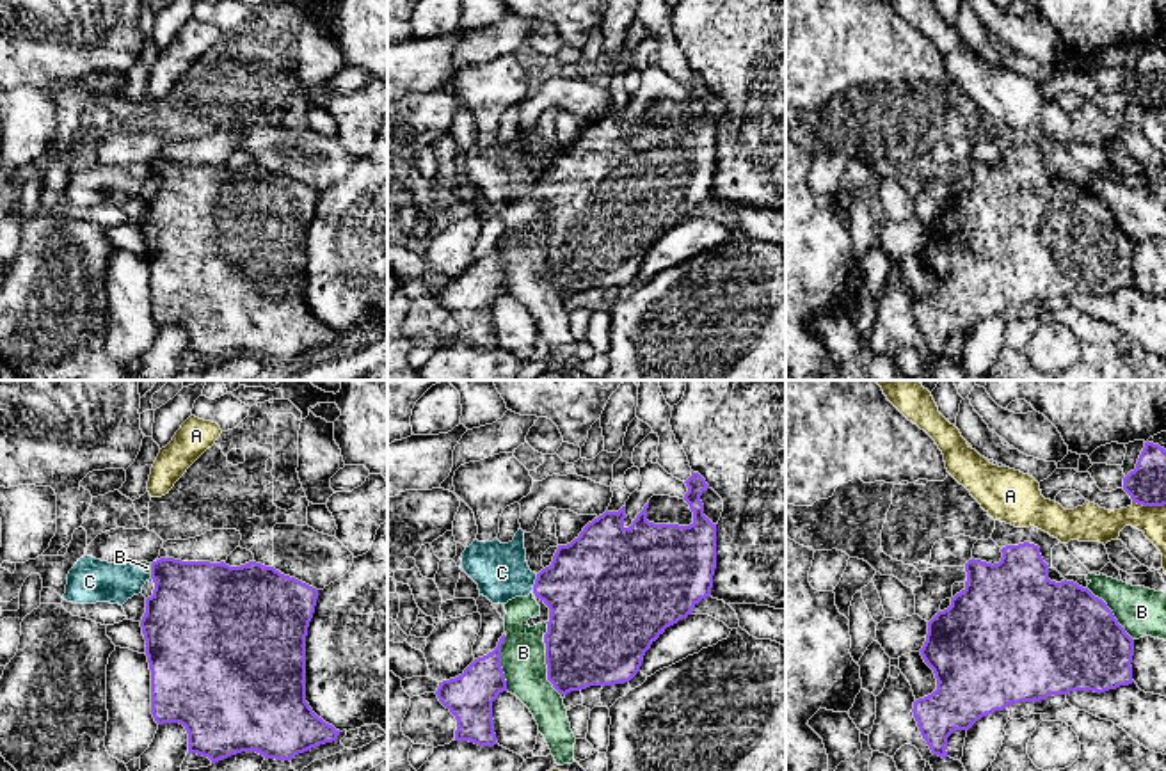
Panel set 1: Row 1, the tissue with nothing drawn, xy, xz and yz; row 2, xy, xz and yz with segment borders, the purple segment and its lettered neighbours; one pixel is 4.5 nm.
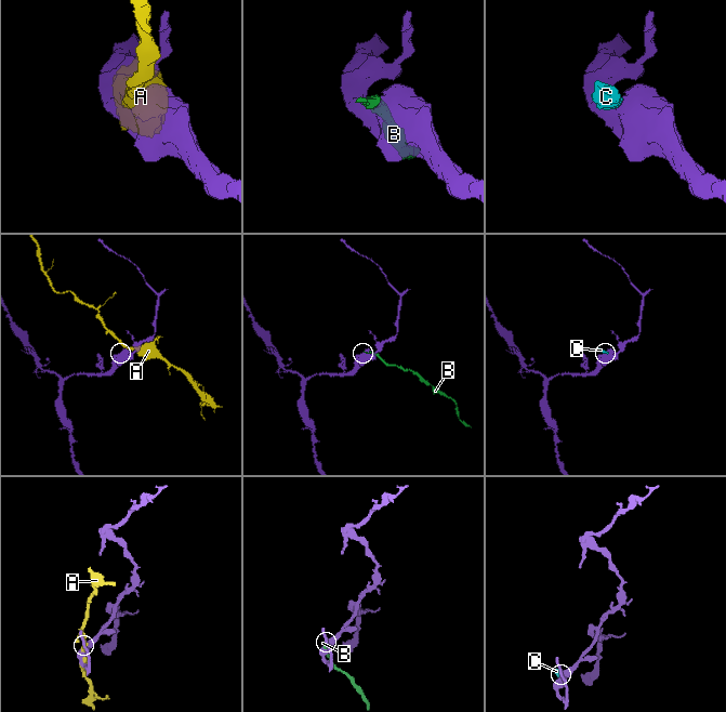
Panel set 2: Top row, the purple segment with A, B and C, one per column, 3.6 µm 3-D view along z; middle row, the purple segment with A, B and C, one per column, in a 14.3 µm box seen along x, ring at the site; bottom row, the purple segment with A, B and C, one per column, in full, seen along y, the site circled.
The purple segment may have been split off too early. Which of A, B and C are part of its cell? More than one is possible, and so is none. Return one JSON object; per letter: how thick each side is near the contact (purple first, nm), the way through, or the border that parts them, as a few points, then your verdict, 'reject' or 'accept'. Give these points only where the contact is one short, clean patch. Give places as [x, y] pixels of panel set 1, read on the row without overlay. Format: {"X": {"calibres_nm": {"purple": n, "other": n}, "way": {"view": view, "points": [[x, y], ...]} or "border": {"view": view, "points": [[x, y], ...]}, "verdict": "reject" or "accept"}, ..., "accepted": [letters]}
{"A": {"calibres_nm": {"purple": 180, "other": 160}, "verdict": "reject"}, "B": {"calibres_nm": {"purple": 440, "other": 200}, "verdict": "reject"}, "C": {"calibres_nm": {"purple": 420, "other": 240}, "border": {"view": "xz", "points": [[537, 176], [532, 190]]}, "verdict": "reject"}, "accepted": []}

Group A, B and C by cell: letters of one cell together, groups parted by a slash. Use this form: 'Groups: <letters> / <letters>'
Groups: A / B C

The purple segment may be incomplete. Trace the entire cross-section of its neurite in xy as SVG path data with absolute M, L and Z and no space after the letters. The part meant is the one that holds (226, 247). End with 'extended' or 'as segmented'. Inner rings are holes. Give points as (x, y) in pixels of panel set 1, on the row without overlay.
M160 160L151 165L151 181L155 192L146 201L140 222L151 272L151 316L158 327L185 329L188 355L208 359L212 366L242 354L292 362L338 341L339 332L318 320L306 304L306 238L318 201L316 190L256 163L229 169L224 163Z; as segmented

